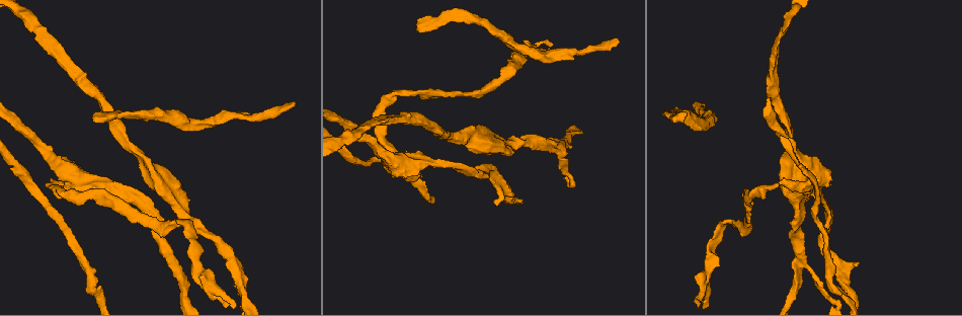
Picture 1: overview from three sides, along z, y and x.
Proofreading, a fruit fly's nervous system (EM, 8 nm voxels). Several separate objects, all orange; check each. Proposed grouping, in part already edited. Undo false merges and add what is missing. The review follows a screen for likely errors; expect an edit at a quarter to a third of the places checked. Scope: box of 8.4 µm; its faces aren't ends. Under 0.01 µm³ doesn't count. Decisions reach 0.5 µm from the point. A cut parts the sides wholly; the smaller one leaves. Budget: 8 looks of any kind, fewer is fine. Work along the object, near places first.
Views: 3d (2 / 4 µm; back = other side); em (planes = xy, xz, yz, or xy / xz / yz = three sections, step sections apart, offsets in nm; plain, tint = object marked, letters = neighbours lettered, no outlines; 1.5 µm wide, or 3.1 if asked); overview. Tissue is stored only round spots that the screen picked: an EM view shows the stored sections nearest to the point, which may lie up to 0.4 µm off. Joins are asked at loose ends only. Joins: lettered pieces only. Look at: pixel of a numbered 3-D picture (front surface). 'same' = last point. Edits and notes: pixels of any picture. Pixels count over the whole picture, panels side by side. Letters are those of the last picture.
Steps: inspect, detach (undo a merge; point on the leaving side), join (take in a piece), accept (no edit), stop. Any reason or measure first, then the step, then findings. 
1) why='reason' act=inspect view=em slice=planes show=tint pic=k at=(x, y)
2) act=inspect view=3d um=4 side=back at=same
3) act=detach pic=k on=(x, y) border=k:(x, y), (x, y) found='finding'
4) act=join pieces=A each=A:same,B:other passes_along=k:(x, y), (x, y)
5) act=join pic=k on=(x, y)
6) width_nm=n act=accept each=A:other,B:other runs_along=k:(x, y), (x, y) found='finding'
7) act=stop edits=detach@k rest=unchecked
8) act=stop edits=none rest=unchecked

why='an open end' act=inspect view=em slice=planes show=letters pic=1 at=(681, 121)

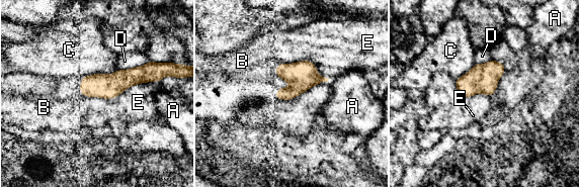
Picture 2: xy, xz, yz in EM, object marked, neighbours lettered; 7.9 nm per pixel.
act=accept each=A:other,B:other,C:other,D:other,E:other border=2:(159, 81), (99, 98) found='none of them fits'

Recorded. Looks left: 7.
why='calibre changes' act=inspect view=em slice=xz step=8 show=tint pic=1 at=(461, 139)

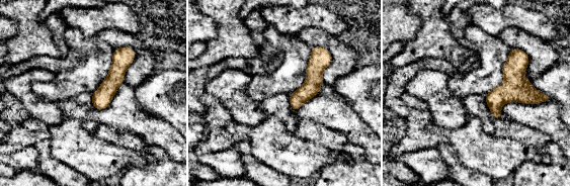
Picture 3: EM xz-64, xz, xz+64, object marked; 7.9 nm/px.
act=inspect view=em slice=planes show=letters at=same

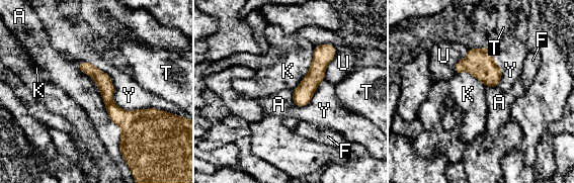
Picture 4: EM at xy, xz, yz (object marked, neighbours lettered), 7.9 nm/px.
act=accept each=A:other,F:other,K:other,T:other,U:other,Y:other found='all the same neuron'

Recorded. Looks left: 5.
why='free end' act=inspect view=em slice=xz step=4 show=tint pic=1 at=(497, 206)

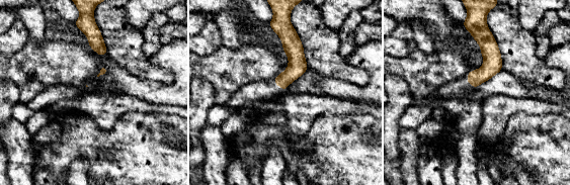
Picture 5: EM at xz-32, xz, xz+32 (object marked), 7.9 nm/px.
why='another direction' act=inspect view=em slice=planes show=letters at=same

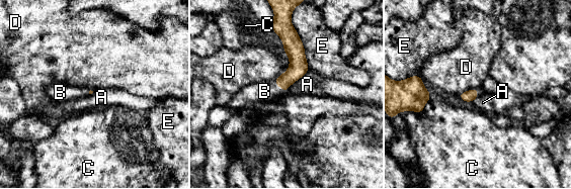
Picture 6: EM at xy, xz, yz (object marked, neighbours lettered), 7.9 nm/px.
act=join pieces=B each=A:other,B:same,C:other,D:other,E:other passes_along=6:(298, 68), (278, 86), (264, 91) found='it goes on there'

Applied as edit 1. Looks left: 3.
act=stop edits=join@6 rest=unchecked

